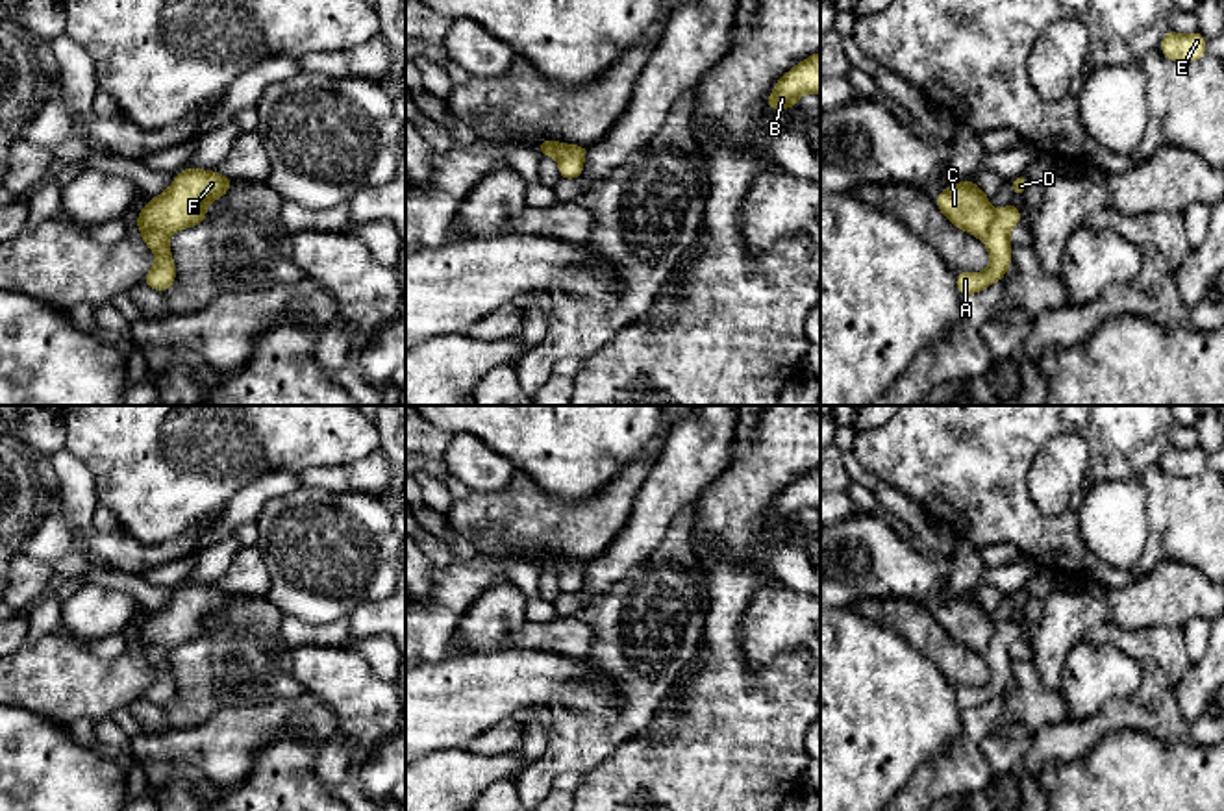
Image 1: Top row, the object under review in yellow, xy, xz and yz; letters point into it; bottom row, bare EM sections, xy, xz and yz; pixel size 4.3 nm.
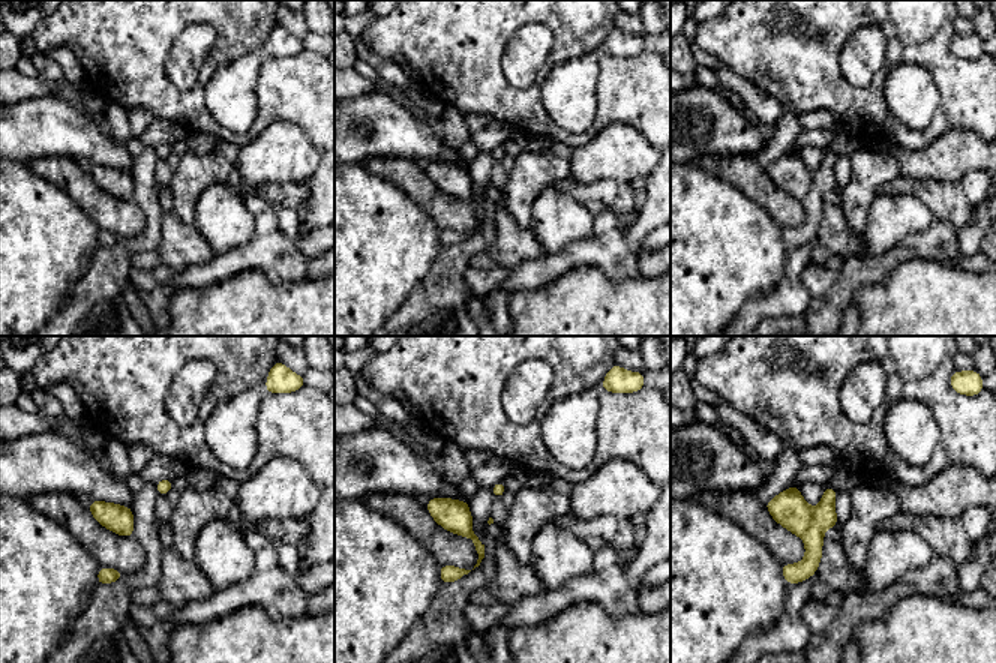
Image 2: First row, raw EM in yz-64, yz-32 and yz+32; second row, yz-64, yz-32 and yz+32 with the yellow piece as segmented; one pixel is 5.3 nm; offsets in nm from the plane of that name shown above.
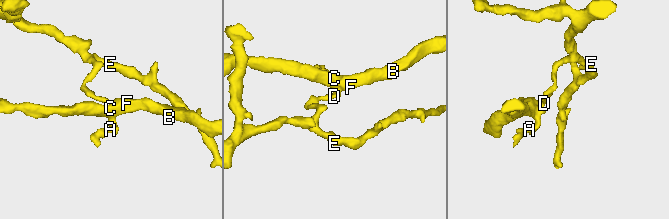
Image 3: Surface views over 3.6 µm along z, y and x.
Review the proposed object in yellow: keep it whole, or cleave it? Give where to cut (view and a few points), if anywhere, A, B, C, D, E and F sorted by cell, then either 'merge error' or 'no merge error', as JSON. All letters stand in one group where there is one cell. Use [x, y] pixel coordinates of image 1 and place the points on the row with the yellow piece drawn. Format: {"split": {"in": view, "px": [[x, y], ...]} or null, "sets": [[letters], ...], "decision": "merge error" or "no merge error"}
{"split": {"in": "xy", "px": [[167, 236], [147, 234], [143, 237]]}, "sets": [["A", "D", "E"], ["B", "C", "F"]], "decision": "merge error"}

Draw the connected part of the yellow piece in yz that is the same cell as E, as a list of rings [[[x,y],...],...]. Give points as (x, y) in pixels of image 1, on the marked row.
[[[1168,30],[1161,39],[1161,54],[1170,61],[1198,61],[1207,54],[1205,41],[1200,31],[1180,35]]]

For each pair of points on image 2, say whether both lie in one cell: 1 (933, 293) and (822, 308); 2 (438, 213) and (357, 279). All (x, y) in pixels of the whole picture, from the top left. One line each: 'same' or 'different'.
1: different
2: different

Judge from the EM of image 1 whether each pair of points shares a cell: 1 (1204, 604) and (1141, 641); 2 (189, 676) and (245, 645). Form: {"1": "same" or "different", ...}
{"1": "different", "2": "different"}

